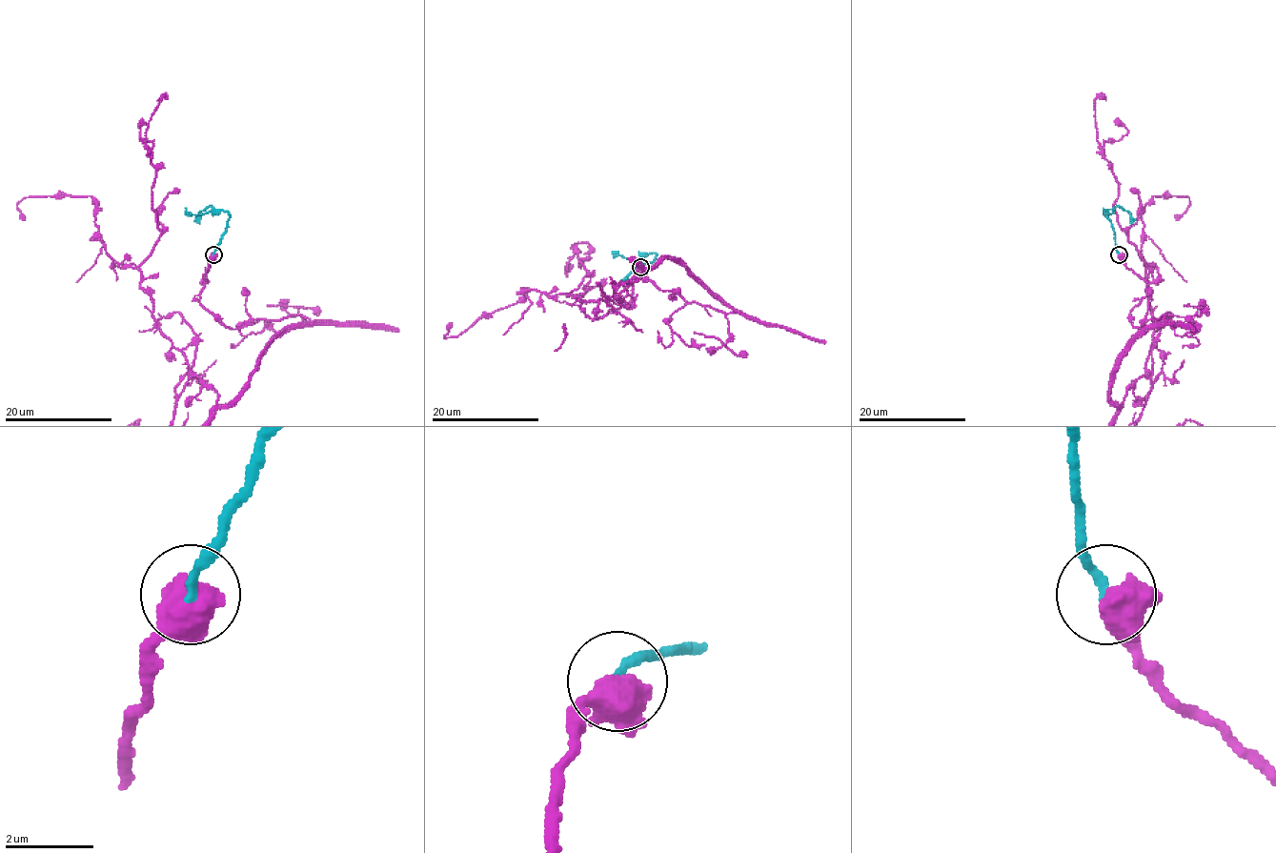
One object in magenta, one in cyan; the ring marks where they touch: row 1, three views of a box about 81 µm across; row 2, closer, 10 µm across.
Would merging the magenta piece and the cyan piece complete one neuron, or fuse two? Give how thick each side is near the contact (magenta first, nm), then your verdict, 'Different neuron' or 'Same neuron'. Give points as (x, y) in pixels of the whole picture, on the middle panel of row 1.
Thickness 550 nm (magenta) against 200 nm. Same neuron

